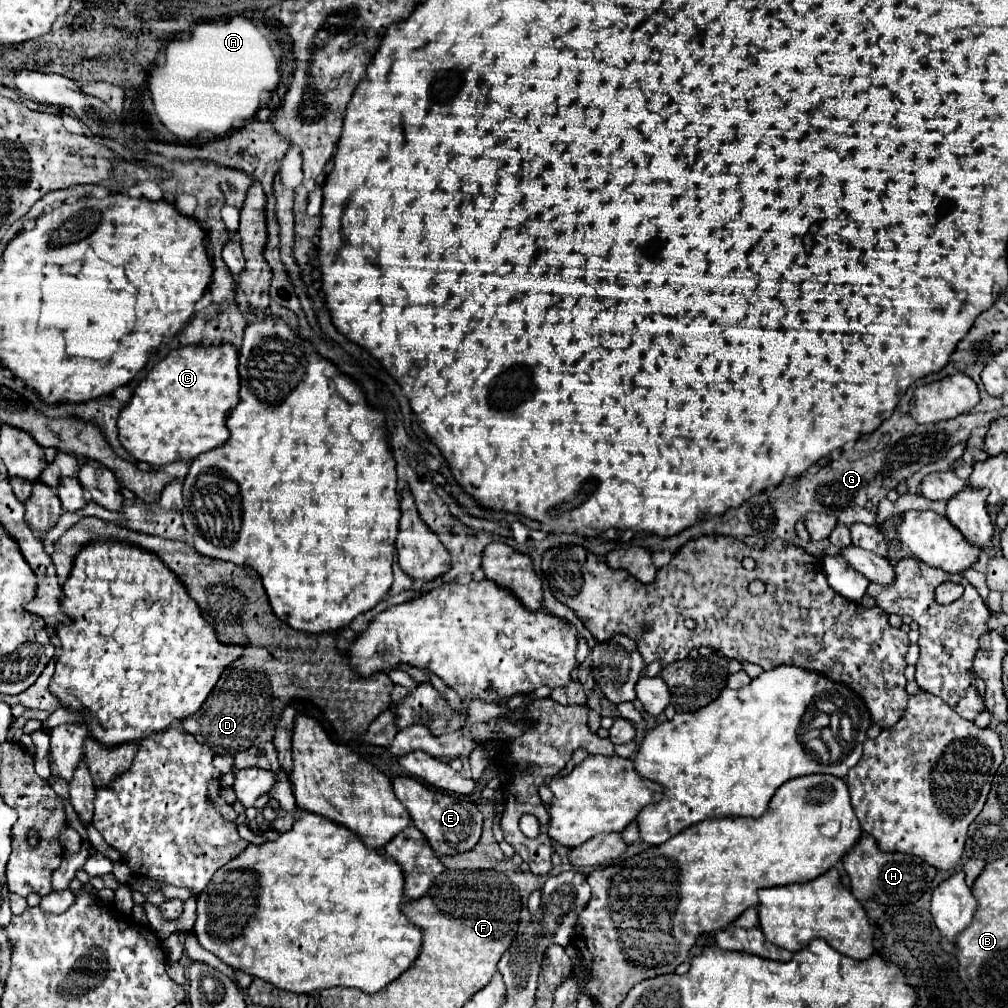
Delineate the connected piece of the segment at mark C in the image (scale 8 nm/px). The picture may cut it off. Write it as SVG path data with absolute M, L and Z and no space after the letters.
M232 344L176 348L150 370L150 374L134 390L130 402L122 408L118 418L120 442L136 460L148 462L154 468L160 468L178 460L190 462L198 454L208 452L230 438L226 418L228 418L228 412L236 408L240 400L238 392L240 392L238 350Z

